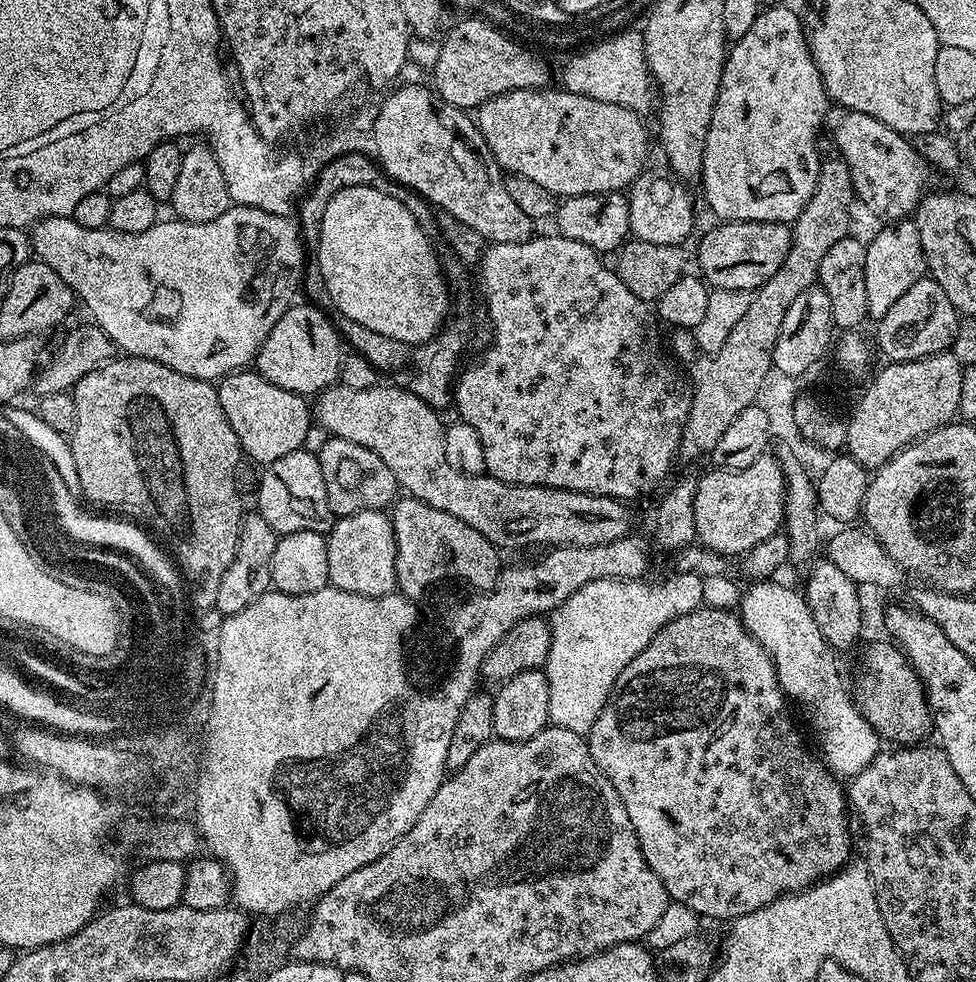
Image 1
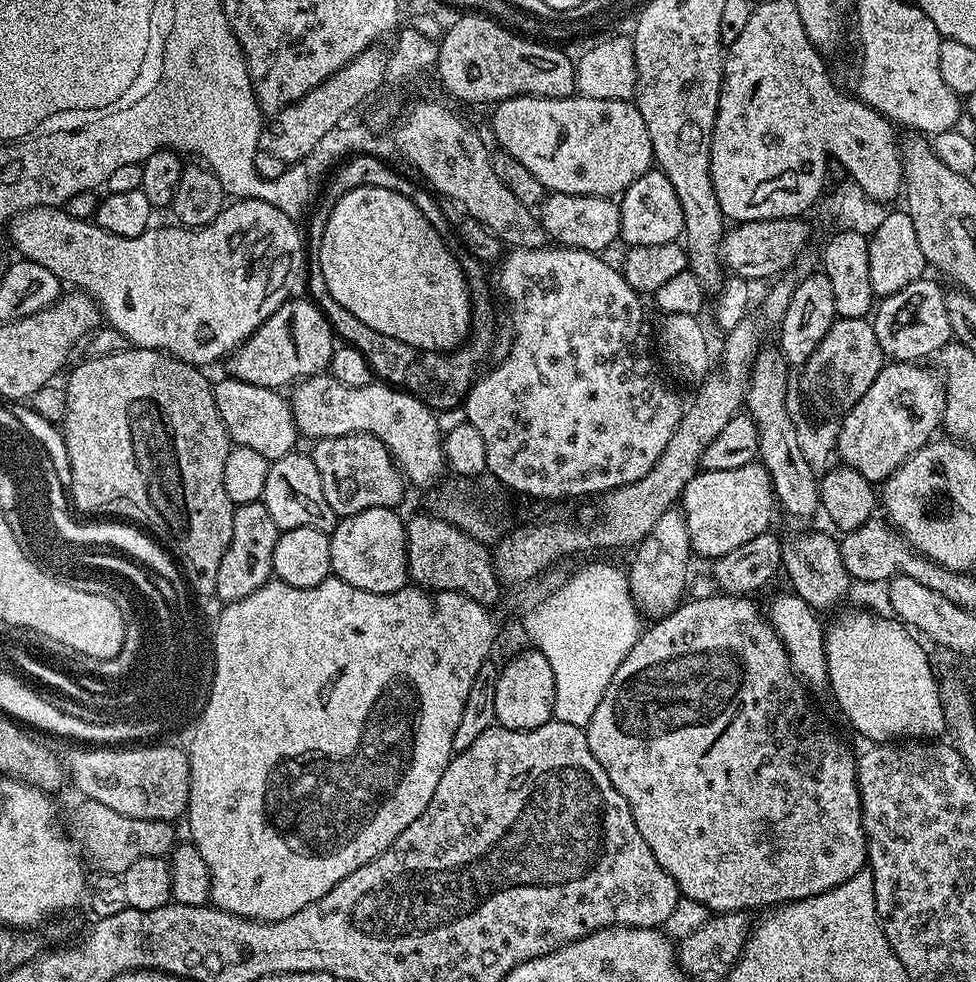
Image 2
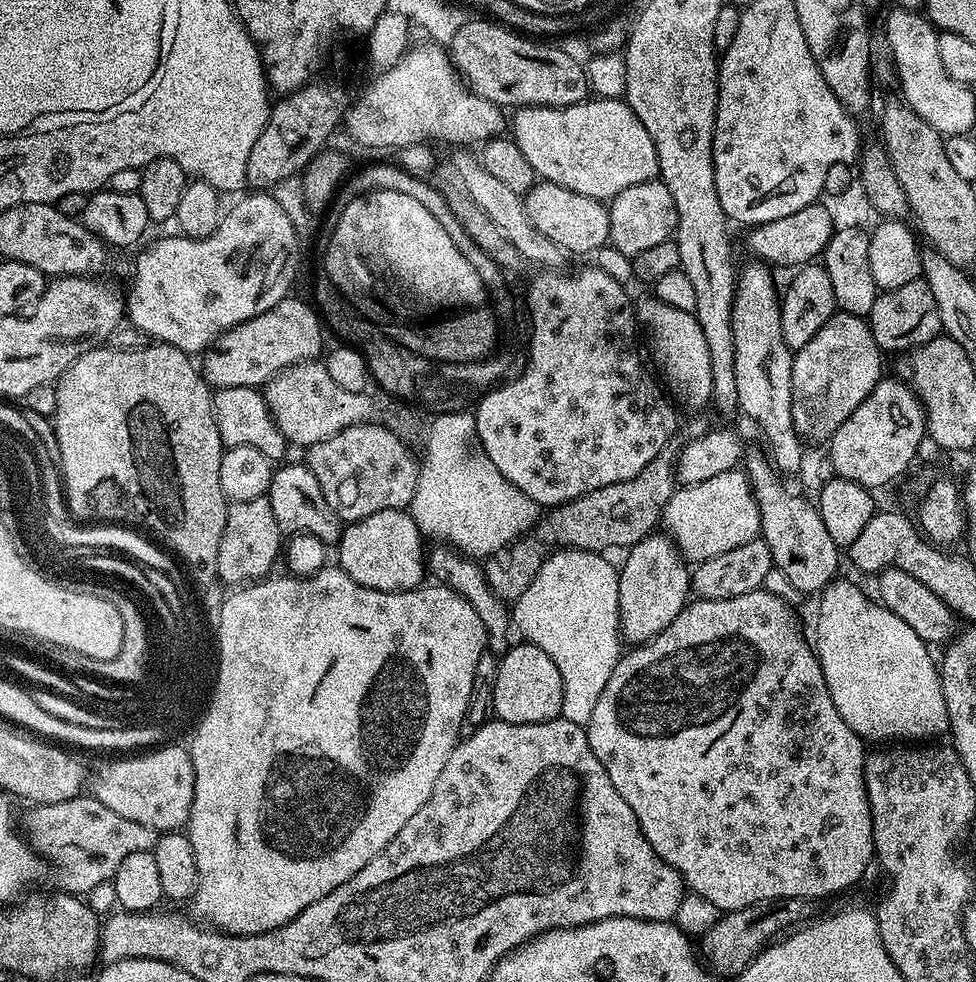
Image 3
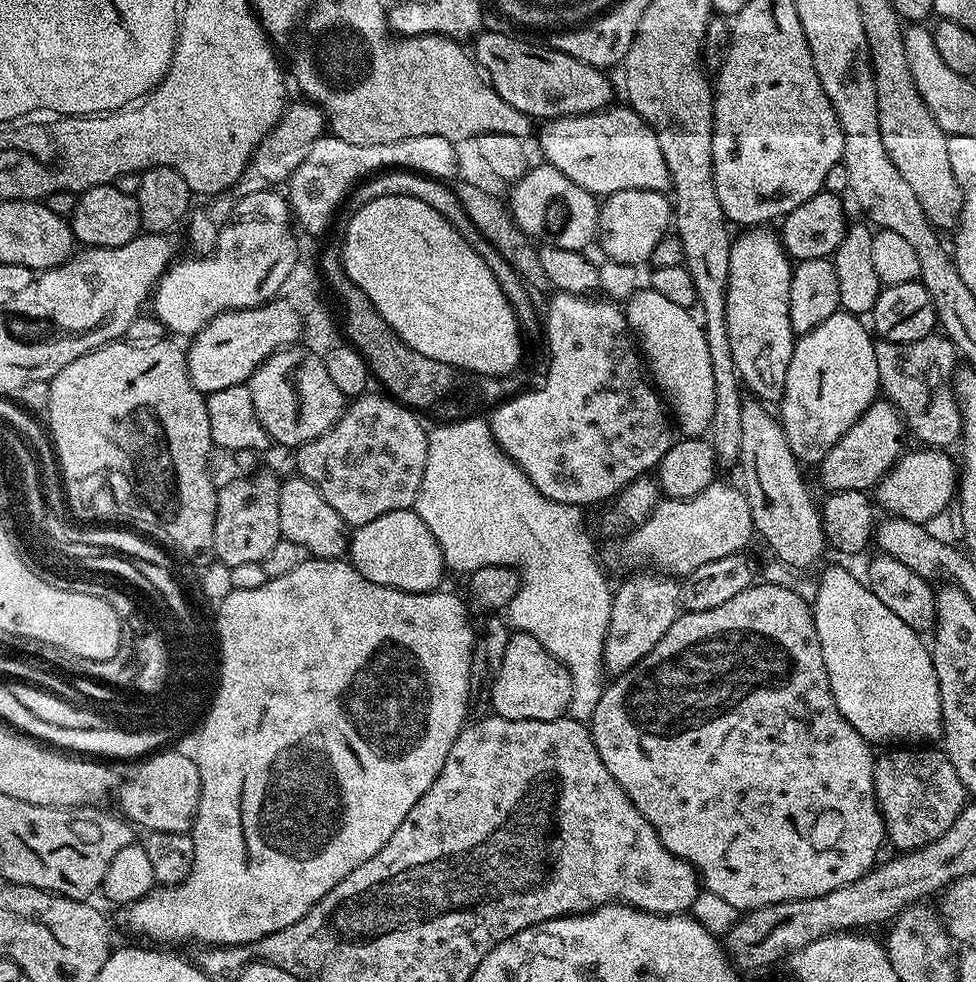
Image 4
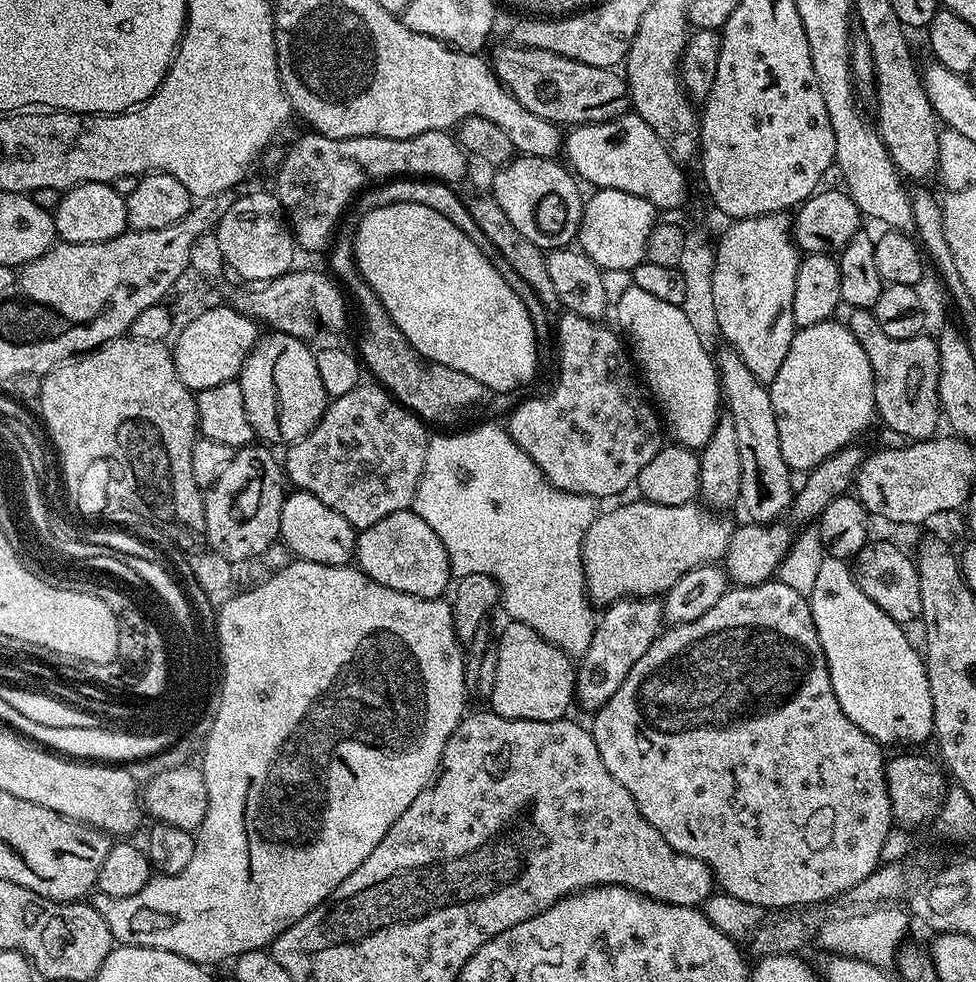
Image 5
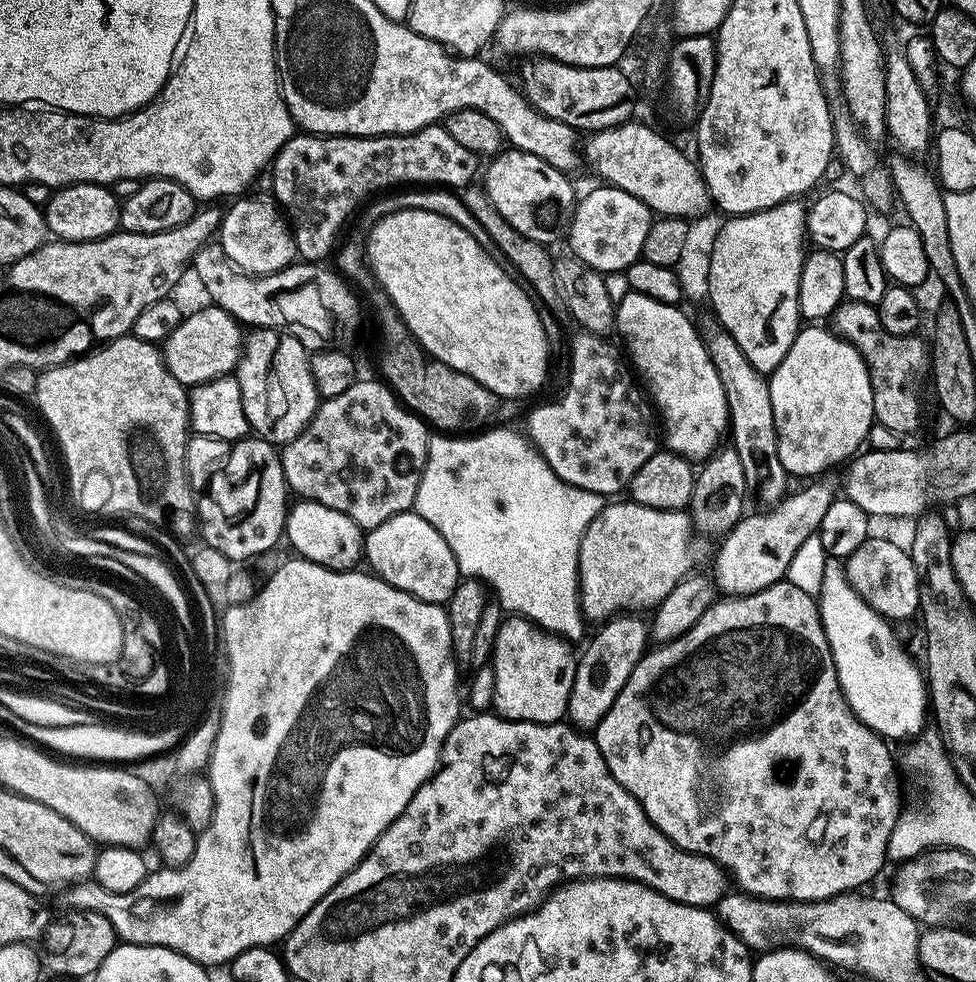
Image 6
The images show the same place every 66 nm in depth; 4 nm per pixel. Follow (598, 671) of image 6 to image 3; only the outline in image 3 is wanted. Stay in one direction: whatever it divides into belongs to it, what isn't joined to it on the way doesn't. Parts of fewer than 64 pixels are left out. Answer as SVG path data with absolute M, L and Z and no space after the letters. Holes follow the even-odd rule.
M655 532L639 540L627 551L626 562L619 569L619 614L623 639L630 644L641 645L652 640L674 622L681 613L691 595L691 571L679 548L671 537L662 532Z

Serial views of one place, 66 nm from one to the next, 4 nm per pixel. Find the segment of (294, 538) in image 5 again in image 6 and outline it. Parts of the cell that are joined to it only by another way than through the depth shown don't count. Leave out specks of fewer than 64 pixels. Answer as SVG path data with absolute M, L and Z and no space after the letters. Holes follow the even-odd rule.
M297 499L289 507L288 522L286 525L286 540L292 543L292 548L297 557L301 560L309 560L318 566L326 566L335 572L350 572L357 567L356 563L361 563L364 554L365 533L346 514L338 510L330 510L330 506L322 506L322 502L317 500Z

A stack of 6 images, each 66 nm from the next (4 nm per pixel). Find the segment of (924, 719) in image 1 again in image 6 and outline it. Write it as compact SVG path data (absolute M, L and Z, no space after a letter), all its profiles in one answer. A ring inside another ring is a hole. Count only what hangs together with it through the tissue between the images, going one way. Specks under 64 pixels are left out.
M828 557L818 597L820 617L826 630L827 641L830 642L840 689L843 690L844 697L854 710L855 716L880 736L887 740L914 738L923 731L924 718L928 716L927 683L923 671L918 664L917 666L913 664L896 640L892 630L893 625L853 590L844 573L843 565L839 557Z

